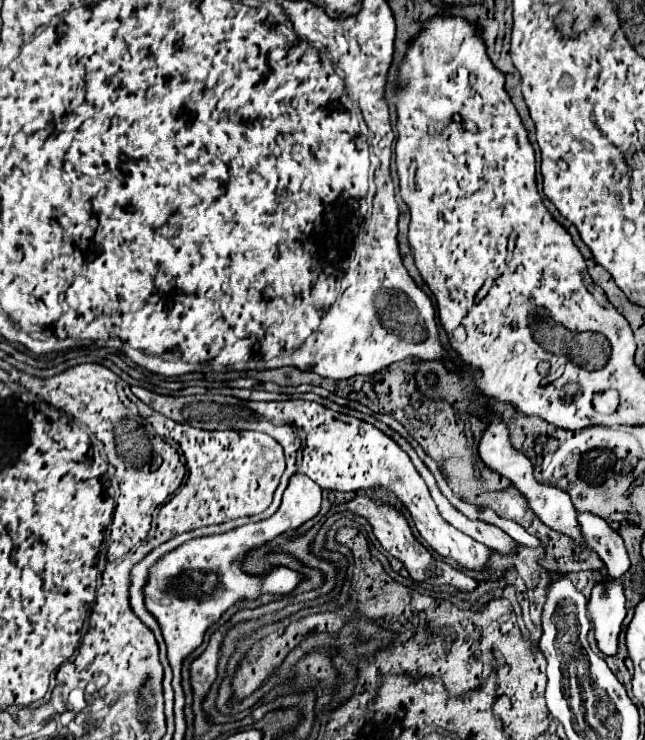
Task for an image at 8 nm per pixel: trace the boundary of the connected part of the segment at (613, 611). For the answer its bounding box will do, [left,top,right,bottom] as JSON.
[588,580,626,656]

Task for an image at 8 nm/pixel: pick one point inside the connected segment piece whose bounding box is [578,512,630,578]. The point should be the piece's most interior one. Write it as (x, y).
(606, 542)

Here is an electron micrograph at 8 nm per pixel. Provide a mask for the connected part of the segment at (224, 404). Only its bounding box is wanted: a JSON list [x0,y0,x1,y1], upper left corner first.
[132,386,490,570]

